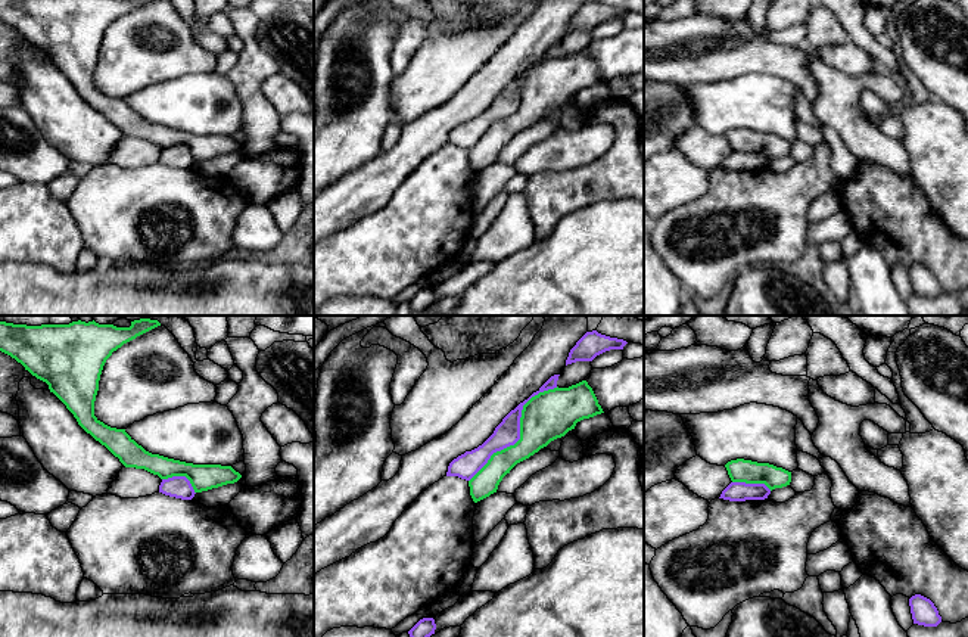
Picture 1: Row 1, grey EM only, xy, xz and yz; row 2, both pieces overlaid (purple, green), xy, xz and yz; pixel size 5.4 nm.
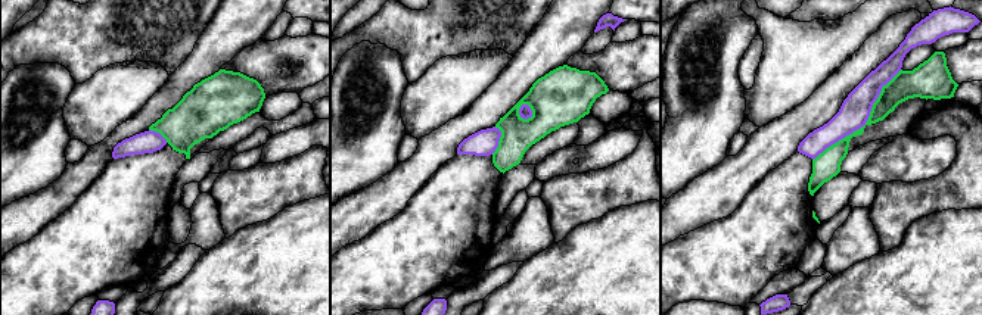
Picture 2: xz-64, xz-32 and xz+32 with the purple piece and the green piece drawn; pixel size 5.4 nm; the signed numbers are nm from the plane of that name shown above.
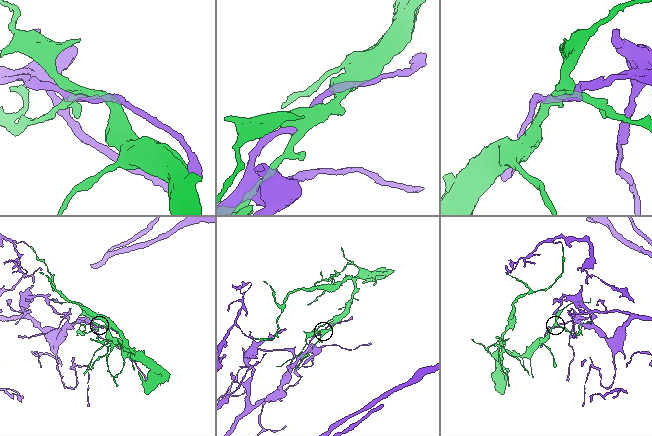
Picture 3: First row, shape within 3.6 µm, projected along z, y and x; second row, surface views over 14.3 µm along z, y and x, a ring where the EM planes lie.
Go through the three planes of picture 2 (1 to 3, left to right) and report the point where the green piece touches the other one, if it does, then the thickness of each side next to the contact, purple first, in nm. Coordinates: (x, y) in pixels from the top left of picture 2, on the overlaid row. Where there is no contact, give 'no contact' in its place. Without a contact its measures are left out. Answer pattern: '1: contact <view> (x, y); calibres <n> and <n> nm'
1: contact xz-64 (158, 133); calibres 120 and 260 nm
2: contact xz-32 (519, 112); calibres 70 and 300 nm
3: contact xz+32 (866, 121); calibres 160 and 140 nm

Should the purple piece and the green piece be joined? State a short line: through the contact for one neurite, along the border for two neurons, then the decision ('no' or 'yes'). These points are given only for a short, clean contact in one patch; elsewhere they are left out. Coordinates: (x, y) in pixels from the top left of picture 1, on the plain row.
no

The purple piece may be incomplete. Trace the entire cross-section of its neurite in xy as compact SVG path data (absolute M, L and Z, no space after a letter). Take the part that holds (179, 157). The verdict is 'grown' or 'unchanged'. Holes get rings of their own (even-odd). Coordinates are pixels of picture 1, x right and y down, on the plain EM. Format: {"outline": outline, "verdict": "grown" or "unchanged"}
{"outline": "M172 146L168 149L162 149L159 162L181 170L192 170L196 164L186 146Z", "verdict": "unchanged"}

